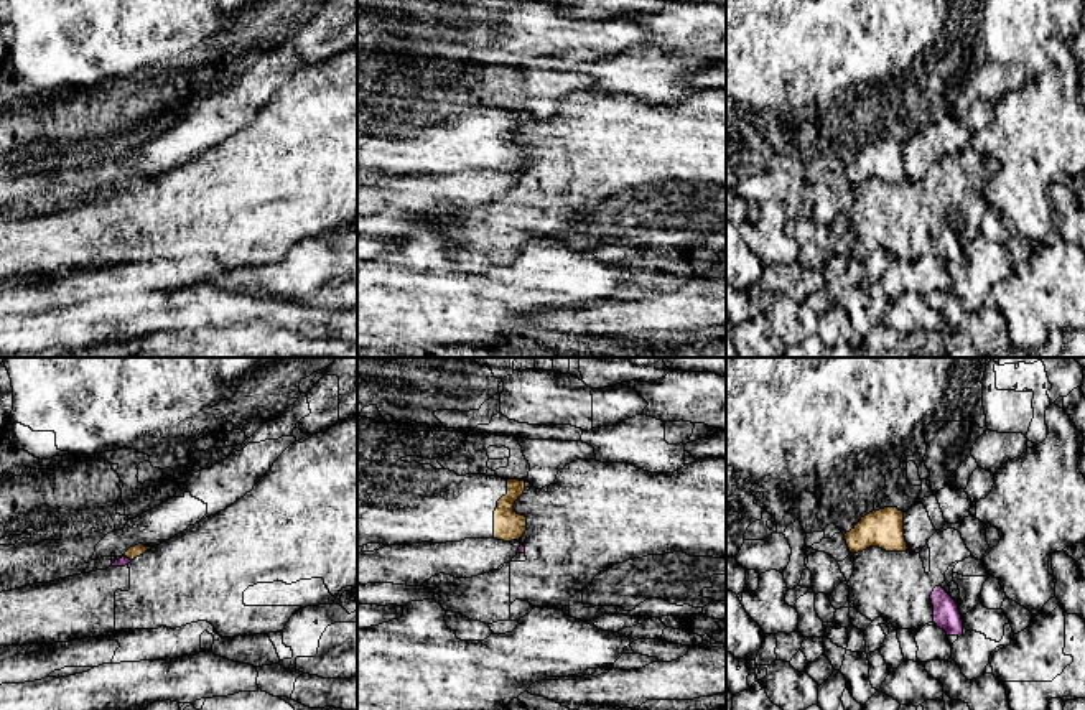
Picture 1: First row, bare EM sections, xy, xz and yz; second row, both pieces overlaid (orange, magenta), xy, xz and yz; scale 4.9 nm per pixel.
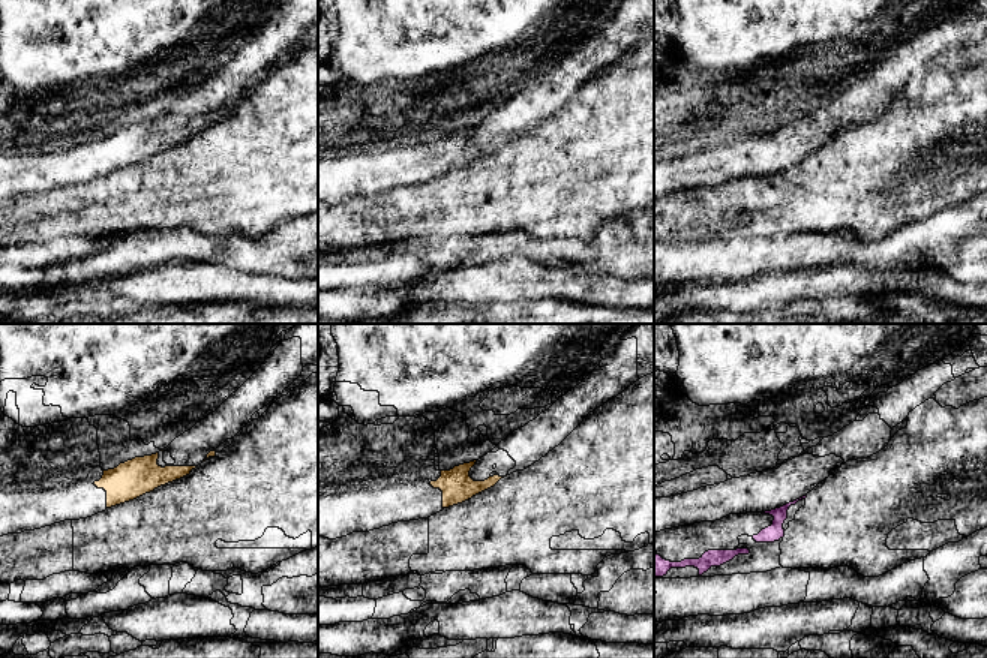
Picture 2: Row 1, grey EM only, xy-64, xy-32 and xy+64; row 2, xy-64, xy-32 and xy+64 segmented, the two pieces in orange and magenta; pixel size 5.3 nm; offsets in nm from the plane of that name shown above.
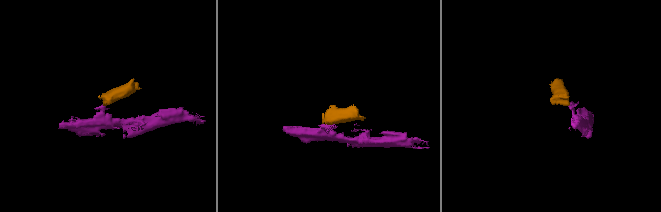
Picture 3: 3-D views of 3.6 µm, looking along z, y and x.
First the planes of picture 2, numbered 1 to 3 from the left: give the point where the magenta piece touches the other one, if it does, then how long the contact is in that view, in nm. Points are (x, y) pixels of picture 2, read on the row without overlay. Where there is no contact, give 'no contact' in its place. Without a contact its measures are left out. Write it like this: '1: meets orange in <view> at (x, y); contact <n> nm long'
1: no contact
2: no contact
3: no contact

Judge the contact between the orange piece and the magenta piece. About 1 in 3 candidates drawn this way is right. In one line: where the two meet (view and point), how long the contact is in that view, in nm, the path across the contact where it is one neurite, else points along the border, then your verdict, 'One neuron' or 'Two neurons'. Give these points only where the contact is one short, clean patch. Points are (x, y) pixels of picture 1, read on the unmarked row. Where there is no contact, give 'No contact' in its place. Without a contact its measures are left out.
Touches orange at xy (129, 188). Shared border 40 nm. Boundary: xy (125, 186), (130, 191). Two neurons

